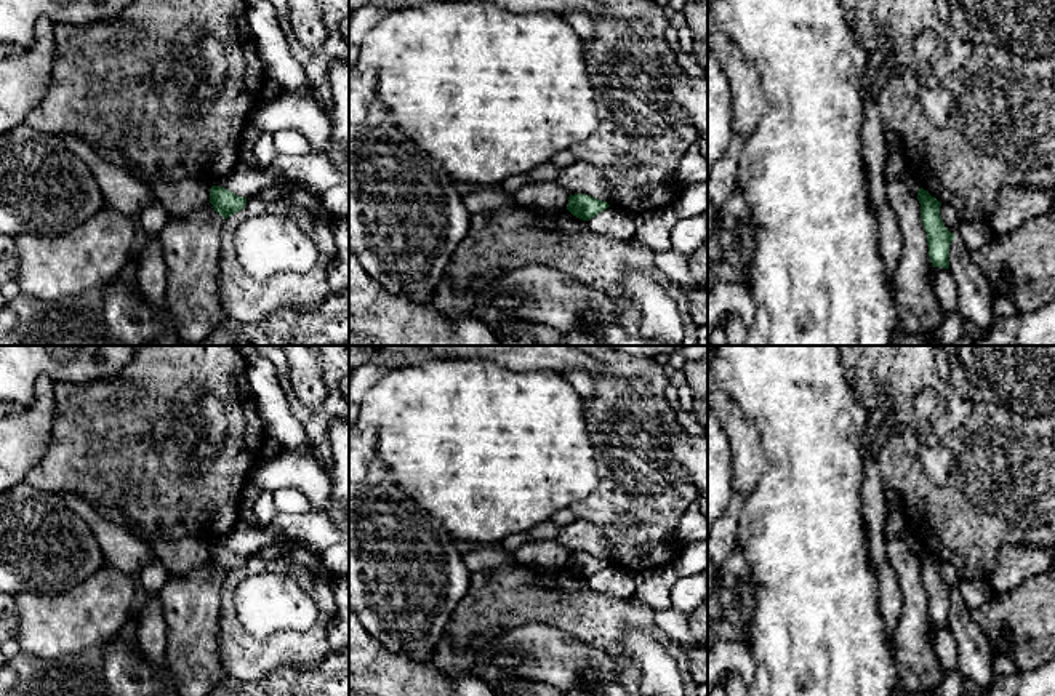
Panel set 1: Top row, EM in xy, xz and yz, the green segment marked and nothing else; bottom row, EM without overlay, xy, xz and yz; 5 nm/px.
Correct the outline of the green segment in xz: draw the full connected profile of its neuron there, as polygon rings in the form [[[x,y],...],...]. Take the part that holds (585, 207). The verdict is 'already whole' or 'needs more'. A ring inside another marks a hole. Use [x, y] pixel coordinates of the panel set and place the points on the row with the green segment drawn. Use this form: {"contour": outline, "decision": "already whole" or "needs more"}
{"contour": [[[575,194],[568,197],[567,210],[583,219],[589,221],[591,218],[597,216],[604,210],[607,210],[610,205],[607,202],[597,200],[586,194]]], "decision": "already whole"}

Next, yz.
{"contour": [[[922,187],[917,192],[917,200],[921,203],[921,218],[924,229],[927,232],[929,256],[933,267],[949,269],[949,245],[954,240],[940,216],[941,202],[932,197]]], "decision": "already whole"}

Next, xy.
{"contour": [[[211,186],[210,203],[213,205],[216,213],[219,213],[224,219],[227,219],[229,216],[243,210],[247,198],[239,197],[224,187]]], "decision": "already whole"}

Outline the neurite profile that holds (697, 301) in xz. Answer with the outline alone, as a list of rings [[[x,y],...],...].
[[[706,291],[688,293],[687,304],[692,320],[698,326],[708,325],[708,293]]]

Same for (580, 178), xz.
[[[576,160],[573,165],[559,170],[556,182],[564,187],[568,195],[586,194],[613,205],[610,182],[605,171],[597,165]]]

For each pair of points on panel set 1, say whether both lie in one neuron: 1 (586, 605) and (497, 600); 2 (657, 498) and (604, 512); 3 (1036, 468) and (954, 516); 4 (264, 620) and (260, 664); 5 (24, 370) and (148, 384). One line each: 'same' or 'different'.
1: same
2: same
3: same
4: different
5: different

